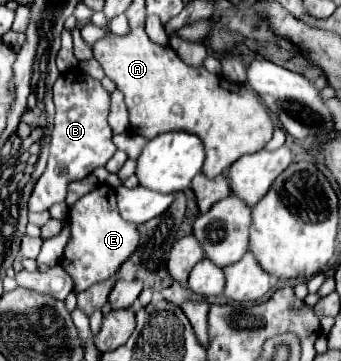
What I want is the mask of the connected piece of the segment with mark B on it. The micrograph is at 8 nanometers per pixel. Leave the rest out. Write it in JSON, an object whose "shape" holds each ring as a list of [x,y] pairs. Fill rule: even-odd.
{"shape":[[[78,68],[60,74],[60,78],[54,84],[54,106],[56,118],[50,142],[50,160],[30,196],[30,212],[44,212],[52,204],[64,202],[66,186],[72,180],[82,180],[94,168],[106,166],[106,162],[116,152],[116,146],[112,142],[112,130],[106,120],[110,112],[110,94],[102,88],[98,80],[92,80]]]}

